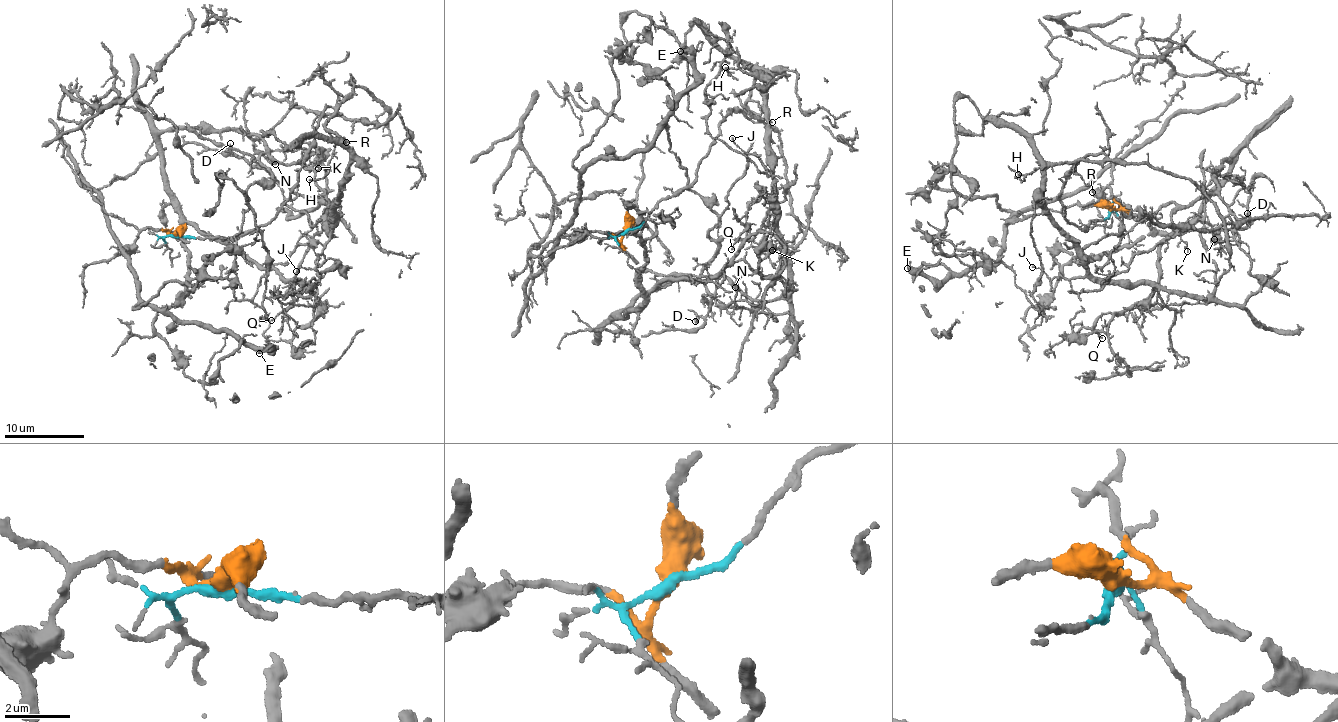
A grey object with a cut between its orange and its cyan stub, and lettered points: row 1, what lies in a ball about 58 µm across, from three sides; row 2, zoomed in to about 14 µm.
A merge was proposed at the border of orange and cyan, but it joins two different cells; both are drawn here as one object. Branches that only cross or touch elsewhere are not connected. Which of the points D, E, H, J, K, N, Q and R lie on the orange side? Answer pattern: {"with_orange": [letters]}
{"with_orange": ["E", "K", "N", "Q"]}

